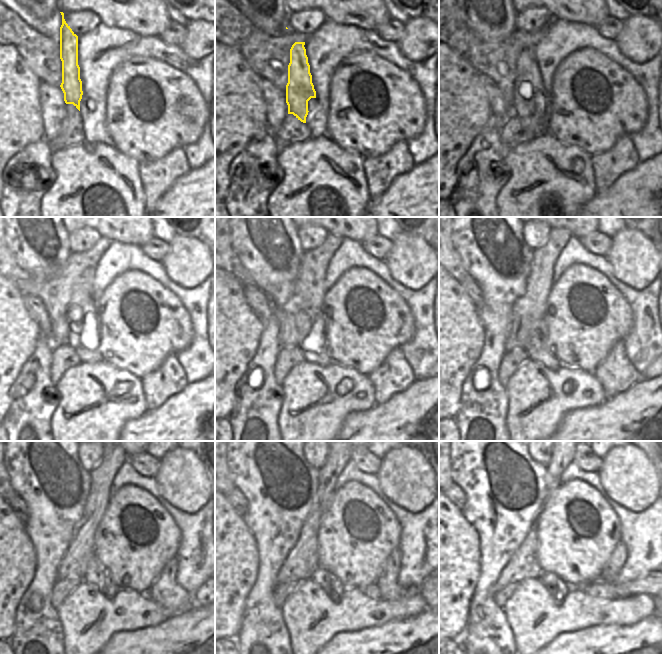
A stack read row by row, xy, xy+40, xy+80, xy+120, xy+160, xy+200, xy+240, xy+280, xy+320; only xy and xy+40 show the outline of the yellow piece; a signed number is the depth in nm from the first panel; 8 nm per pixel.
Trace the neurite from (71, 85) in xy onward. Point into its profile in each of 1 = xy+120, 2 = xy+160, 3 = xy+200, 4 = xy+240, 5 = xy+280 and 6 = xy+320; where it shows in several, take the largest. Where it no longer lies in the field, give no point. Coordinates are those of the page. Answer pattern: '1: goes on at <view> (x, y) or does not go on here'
1: goes on at xy+120 (81, 303)
2: goes on at xy+160 (319, 356)
3: goes on at xy+200 (536, 346)
4: goes on at xy+240 (95, 574)
5: goes on at xy+280 (326, 580)
6: goes on at xy+320 (558, 589)

